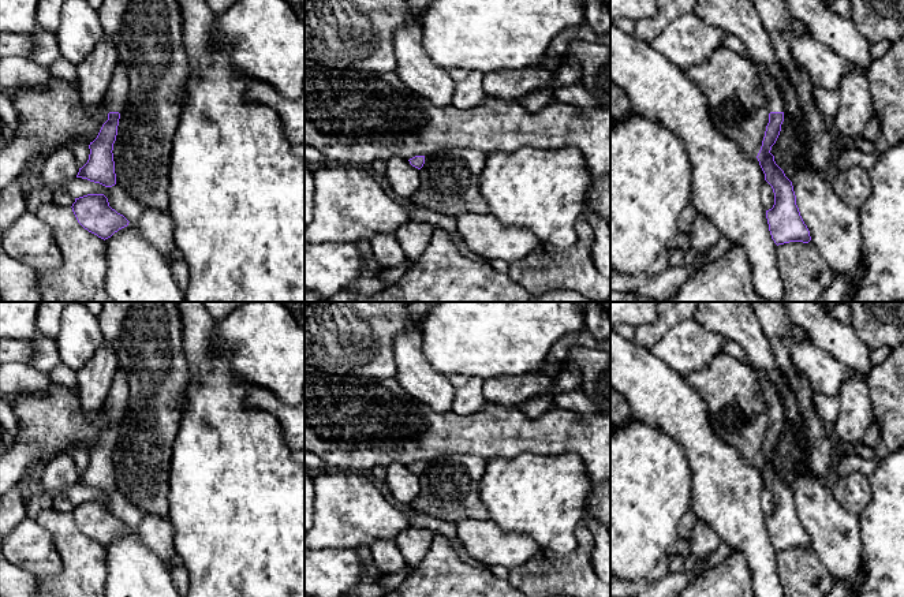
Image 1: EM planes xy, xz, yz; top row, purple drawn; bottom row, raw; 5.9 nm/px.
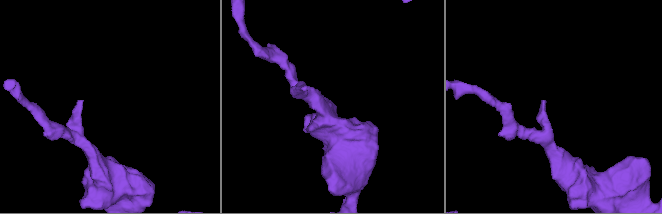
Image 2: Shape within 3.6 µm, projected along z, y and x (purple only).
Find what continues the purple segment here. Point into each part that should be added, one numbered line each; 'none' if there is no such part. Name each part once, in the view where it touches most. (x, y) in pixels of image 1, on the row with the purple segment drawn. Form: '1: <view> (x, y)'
1: yz (773, 96)

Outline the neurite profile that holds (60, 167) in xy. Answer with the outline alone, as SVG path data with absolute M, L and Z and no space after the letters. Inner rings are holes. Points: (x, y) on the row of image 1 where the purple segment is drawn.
M68 148L59 149L48 154L38 183L57 187L75 179L78 172L74 153Z

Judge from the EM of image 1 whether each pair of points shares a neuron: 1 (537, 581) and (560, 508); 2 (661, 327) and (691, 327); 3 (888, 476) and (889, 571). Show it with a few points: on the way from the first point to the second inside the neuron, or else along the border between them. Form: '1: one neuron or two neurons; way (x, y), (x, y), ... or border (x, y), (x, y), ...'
1: two neurons; border (576, 537), (576, 545), (568, 552), (541, 549)
2: two neurons; border (693, 317), (675, 324), (649, 349)
3: one neuron; way (889, 499), (889, 548)

